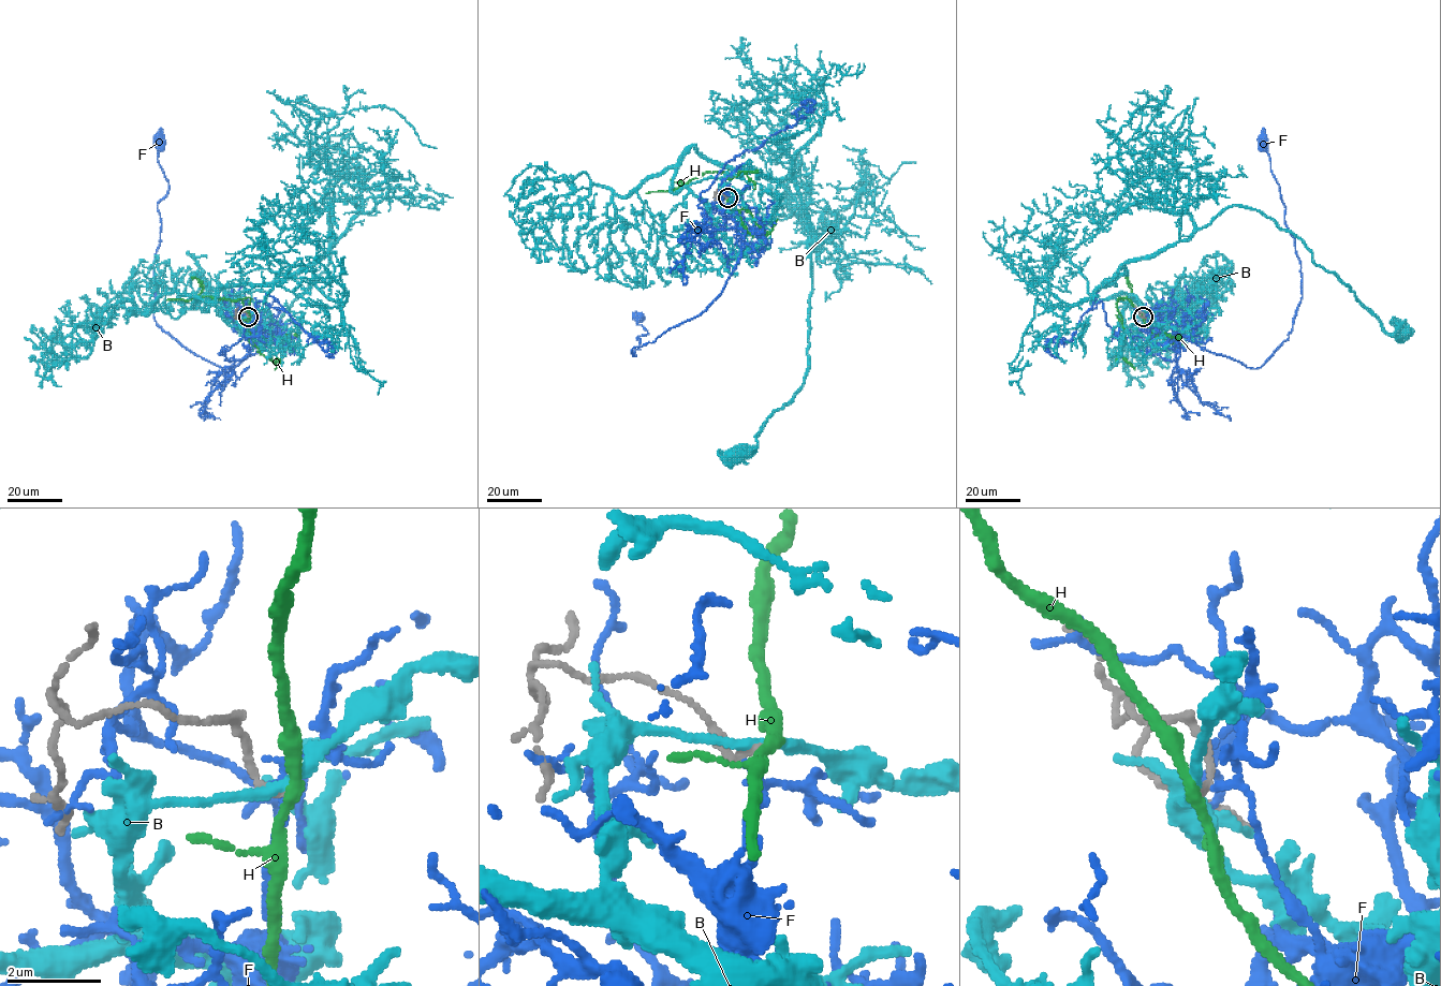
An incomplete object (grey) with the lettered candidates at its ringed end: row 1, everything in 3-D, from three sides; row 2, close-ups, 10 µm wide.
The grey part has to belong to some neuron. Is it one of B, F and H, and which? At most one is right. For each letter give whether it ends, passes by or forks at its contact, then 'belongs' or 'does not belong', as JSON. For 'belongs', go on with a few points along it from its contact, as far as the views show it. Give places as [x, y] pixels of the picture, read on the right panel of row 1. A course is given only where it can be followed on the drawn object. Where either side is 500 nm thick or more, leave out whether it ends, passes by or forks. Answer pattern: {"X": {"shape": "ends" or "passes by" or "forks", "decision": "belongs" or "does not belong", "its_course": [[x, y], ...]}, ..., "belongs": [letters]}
{"B": {"shape": "passes by", "decision": "does not belong"}, "F": {"shape": "forks", "decision": "does not belong"}, "H": {"shape": "passes by", "decision": "does not belong"}, "belongs": []}

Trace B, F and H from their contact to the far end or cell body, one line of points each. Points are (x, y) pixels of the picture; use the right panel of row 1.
B: (1143, 317), (1151, 326), (1134, 295), (1136, 308), (1094, 293), (1239, 205), (1293, 233), (1399, 335)
F: (1144, 317), (1151, 325), (1165, 324), (1176, 335), (1252, 368), (1287, 338), (1302, 296), (1300, 263), (1262, 142)
H: (1143, 317), (1127, 298), (1119, 298), (1117, 309), (1126, 340), (1117, 355), (1135, 369)

